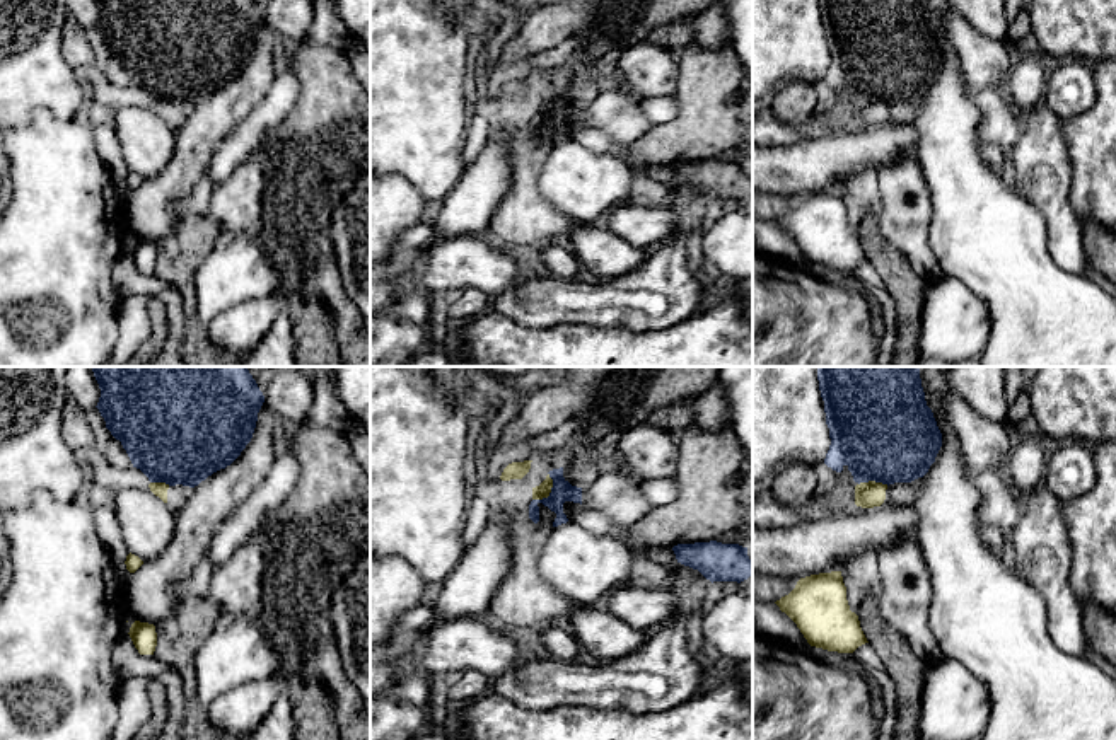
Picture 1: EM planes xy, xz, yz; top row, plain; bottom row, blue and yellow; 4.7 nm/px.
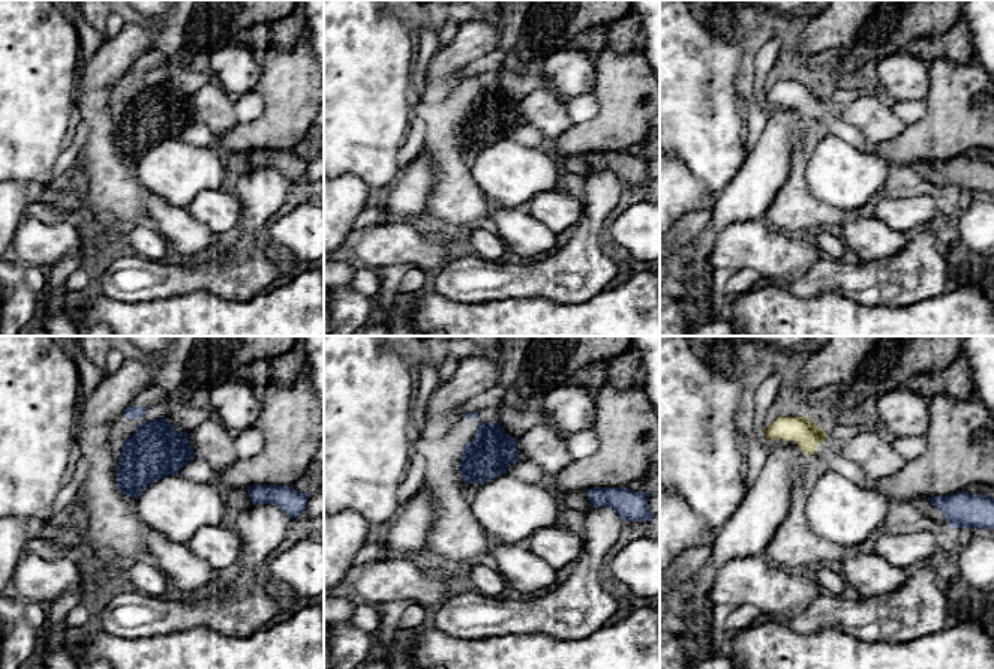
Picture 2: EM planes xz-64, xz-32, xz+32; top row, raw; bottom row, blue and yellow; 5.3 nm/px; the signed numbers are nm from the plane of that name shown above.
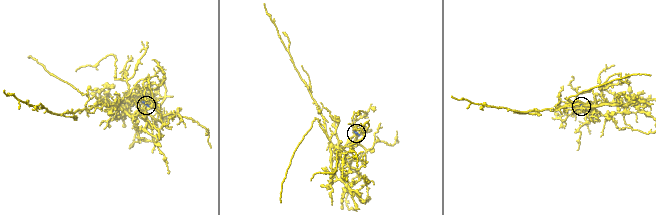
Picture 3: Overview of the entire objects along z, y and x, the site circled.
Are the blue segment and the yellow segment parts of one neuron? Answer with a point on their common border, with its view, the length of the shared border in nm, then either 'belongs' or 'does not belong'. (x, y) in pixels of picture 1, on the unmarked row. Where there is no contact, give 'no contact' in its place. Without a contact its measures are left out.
xz (552, 109) | 150 nm | does not belong

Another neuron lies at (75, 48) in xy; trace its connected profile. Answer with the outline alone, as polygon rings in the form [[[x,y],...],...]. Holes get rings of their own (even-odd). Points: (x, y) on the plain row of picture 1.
[[[72,15],[63,24],[61,55],[77,73],[92,77],[96,55],[87,39],[87,31]]]

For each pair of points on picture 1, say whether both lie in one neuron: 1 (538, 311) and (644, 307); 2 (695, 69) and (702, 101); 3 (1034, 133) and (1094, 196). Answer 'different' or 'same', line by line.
1: same
2: same
3: different

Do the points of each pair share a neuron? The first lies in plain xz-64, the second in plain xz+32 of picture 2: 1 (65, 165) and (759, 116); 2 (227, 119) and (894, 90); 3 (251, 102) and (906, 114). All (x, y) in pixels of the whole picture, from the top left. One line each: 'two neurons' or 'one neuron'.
1: one neuron
2: two neurons
3: one neuron

